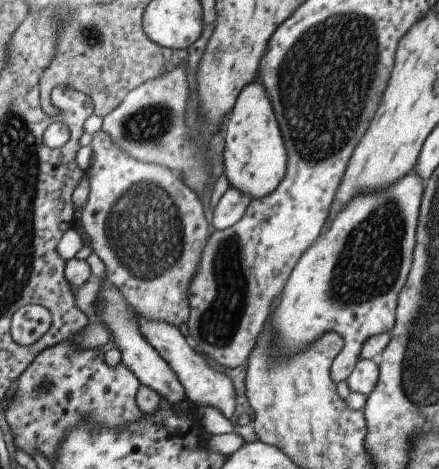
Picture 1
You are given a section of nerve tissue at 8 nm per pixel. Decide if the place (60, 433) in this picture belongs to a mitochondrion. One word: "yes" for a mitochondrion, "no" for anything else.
no

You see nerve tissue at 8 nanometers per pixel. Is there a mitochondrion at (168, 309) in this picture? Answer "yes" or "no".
no

